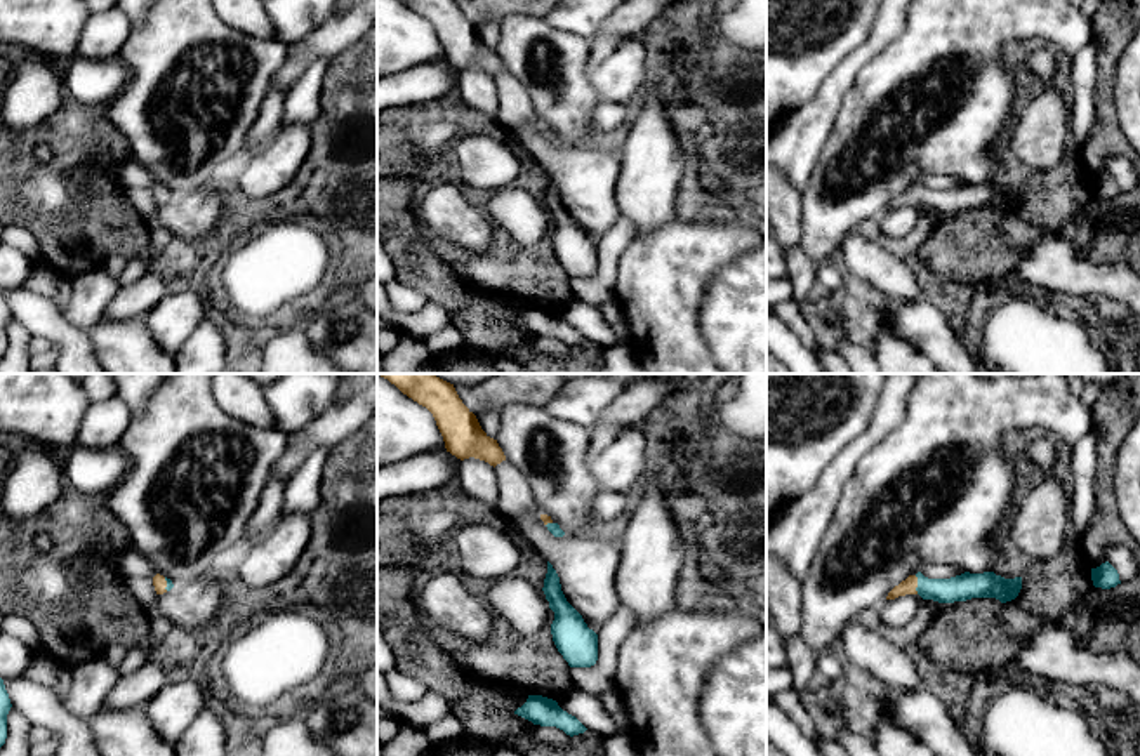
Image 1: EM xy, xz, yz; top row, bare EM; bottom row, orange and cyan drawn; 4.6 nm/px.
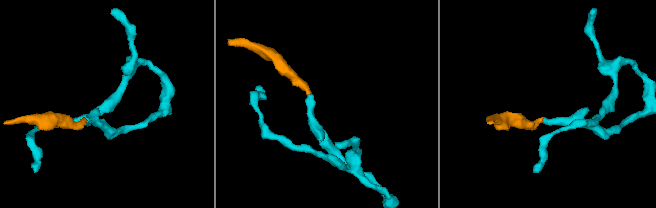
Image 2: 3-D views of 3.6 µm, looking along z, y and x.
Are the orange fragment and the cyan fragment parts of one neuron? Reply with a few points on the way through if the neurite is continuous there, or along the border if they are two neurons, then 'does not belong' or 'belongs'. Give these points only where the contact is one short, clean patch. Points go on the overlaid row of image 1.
runs through yz (908, 586), (916, 584), (925, 588), (965, 586); belongs

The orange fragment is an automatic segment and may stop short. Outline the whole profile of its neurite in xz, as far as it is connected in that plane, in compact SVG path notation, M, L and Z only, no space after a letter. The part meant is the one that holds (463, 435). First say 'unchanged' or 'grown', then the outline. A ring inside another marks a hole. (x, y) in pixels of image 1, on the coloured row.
unchanged; M377 374L403 395L426 407L443 436L445 448L457 459L469 457L497 466L506 461L497 440L480 426L476 415L462 403L454 384L434 374Z

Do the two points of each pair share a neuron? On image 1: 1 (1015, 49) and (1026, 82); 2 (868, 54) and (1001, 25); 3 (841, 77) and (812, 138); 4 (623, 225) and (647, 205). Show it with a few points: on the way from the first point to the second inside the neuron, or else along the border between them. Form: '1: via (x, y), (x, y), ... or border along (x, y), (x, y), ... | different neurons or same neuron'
1: via (1015, 58), (1020, 73) | same neuron
2: border along (906, 18), (906, 28), (859, 72), (855, 82) | different neurons
3: via (831, 92), (814, 122) | same neuron
4: border along (619, 212), (635, 225), (638, 235) | different neurons

